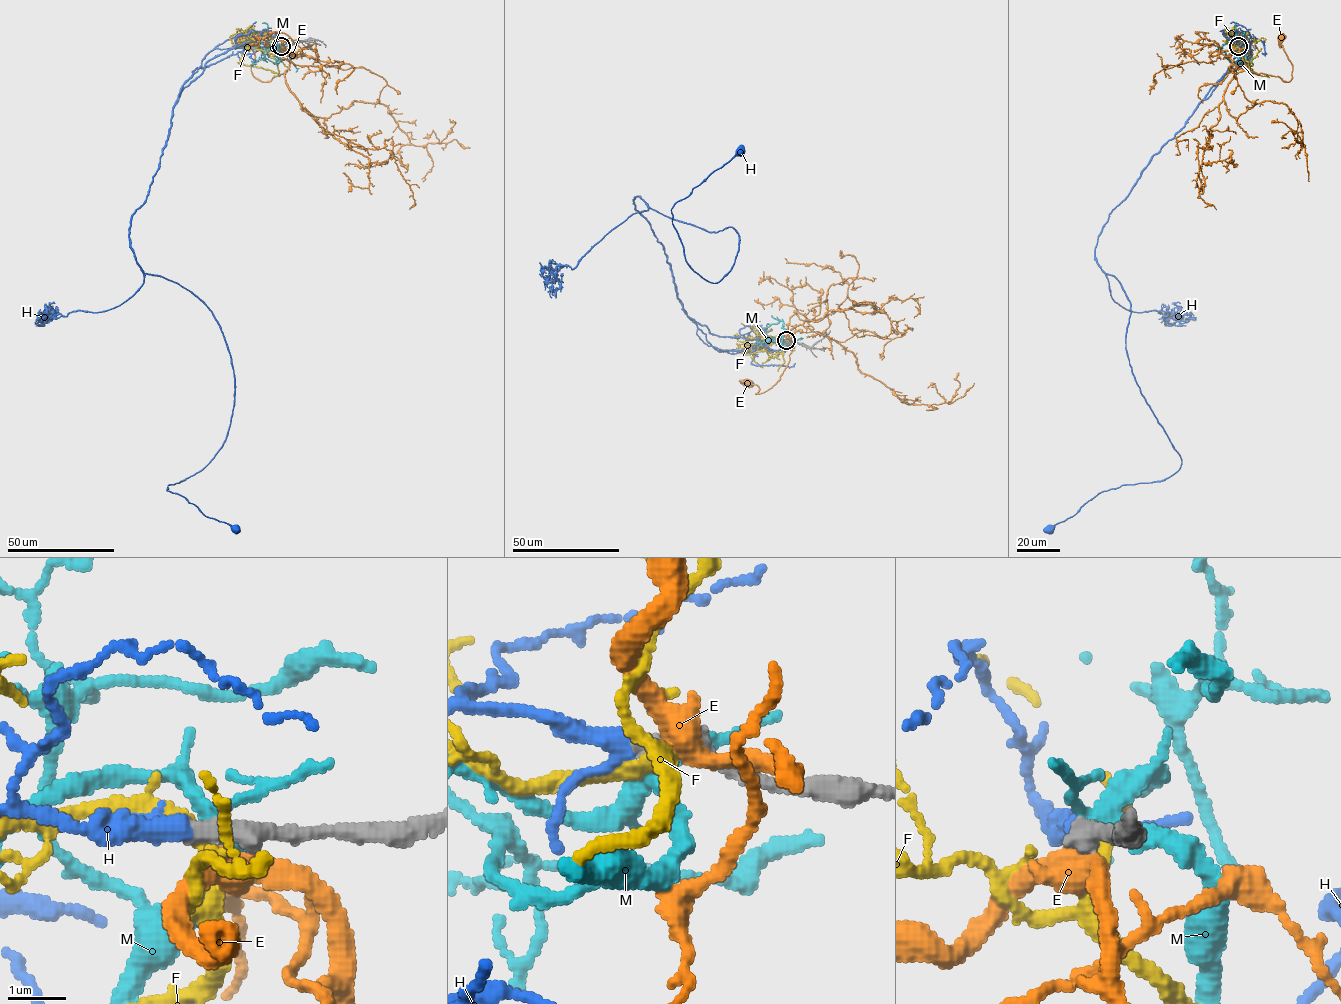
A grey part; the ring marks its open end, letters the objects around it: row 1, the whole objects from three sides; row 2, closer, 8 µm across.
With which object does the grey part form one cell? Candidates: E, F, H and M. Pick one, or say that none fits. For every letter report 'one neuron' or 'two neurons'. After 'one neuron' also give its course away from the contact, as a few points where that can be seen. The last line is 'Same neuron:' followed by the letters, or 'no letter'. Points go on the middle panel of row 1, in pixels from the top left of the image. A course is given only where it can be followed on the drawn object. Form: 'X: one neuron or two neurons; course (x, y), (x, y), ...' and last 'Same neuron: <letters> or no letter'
E: two neurons
F: two neurons
H: one neuron; course (786, 340), (687, 315), (635, 209), (734, 229), (719, 281), (687, 263), (671, 209), (741, 150)
M: two neurons
Same neuron: H

